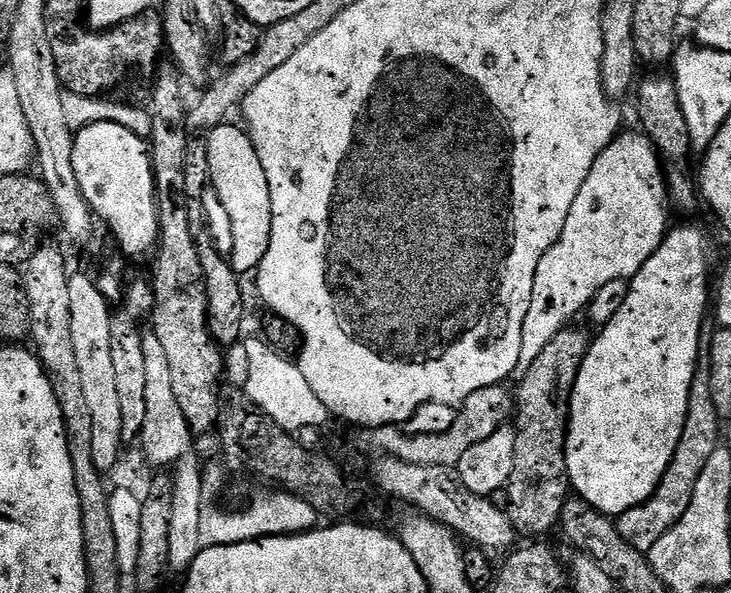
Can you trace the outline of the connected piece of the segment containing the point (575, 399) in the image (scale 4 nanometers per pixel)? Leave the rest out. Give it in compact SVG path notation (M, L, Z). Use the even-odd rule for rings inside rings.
M688 224L685 228L676 228L667 233L664 237L663 244L658 246L658 250L654 250L654 254L650 259L644 263L642 270L637 276L633 276L629 285L628 293L626 294L626 302L622 302L622 310L618 310L618 314L614 314L614 318L610 318L608 324L603 325L599 329L600 337L593 339L588 346L588 353L586 358L582 362L582 370L578 370L578 378L574 382L574 390L572 391L572 401L568 407L568 444L564 449L566 450L566 466L568 467L568 483L571 491L575 493L579 499L587 502L589 508L596 509L597 512L602 512L606 516L613 518L621 516L626 510L630 510L634 506L638 506L642 502L646 502L654 494L654 490L662 482L662 478L666 474L666 470L670 466L670 462L674 458L674 450L678 450L678 438L682 438L682 430L684 429L684 423L686 422L686 414L688 413L688 399L690 398L690 386L692 385L692 379L696 377L696 365L702 356L702 340L700 344L700 331L704 328L704 315L710 312L710 302L708 306L708 236L700 228L695 228L694 225Z

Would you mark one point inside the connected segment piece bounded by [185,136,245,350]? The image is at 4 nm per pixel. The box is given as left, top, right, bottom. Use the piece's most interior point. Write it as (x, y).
(225, 294)

